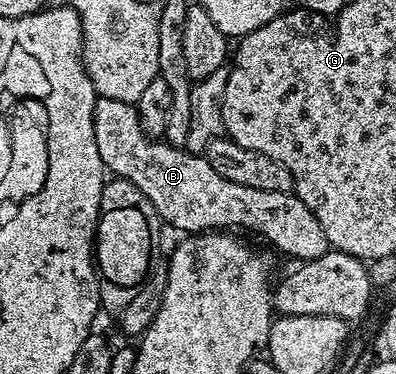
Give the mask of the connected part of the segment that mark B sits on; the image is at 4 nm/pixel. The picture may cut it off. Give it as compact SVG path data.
M98 96L93 115L95 126L95 146L99 146L99 158L103 158L106 173L139 186L139 190L155 206L157 216L165 219L181 234L200 234L218 230L241 230L258 232L265 236L269 244L274 244L285 256L294 256L294 261L314 260L330 251L327 234L323 234L323 226L319 226L319 218L311 214L311 210L293 192L279 190L254 190L251 186L239 186L239 182L231 182L223 178L206 160L204 155L186 152L184 148L172 148L157 138L146 136L141 128L136 107L127 102L119 102L115 98Z

